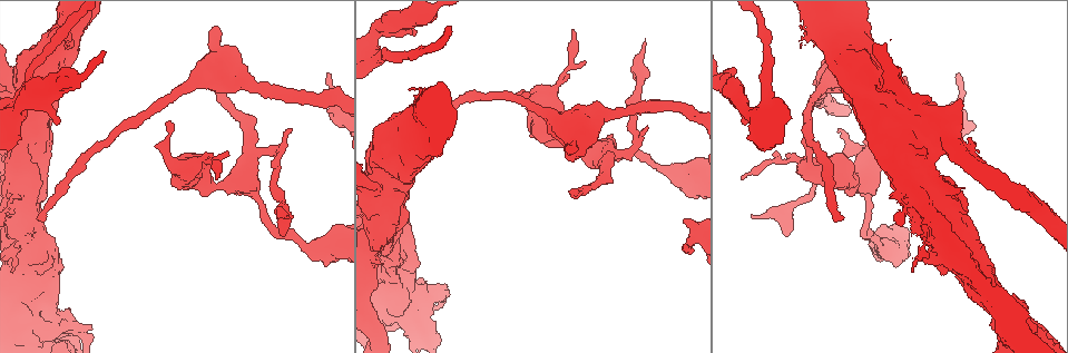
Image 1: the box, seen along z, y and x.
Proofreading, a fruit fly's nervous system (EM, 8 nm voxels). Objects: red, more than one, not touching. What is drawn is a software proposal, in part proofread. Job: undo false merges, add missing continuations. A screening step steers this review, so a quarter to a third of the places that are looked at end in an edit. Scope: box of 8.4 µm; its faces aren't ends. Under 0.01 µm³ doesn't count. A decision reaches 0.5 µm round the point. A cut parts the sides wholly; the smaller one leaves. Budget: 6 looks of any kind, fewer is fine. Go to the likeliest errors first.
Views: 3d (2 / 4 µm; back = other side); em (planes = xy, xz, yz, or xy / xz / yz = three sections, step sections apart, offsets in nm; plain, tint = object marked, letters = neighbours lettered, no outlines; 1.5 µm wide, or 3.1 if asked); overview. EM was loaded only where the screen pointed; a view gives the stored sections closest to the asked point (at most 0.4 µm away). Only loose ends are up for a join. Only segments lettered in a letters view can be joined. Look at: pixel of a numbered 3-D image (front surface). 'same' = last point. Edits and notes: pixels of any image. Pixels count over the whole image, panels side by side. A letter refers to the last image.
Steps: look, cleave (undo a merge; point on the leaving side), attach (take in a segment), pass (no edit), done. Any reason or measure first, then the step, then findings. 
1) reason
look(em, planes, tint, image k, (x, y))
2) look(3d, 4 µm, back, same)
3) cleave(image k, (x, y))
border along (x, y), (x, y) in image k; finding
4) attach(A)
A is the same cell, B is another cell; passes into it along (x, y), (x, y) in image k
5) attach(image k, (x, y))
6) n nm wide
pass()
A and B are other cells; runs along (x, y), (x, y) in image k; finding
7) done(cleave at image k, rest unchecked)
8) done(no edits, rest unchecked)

end of a long branch
look(3d, 2 µm, image 1, (843, 219))

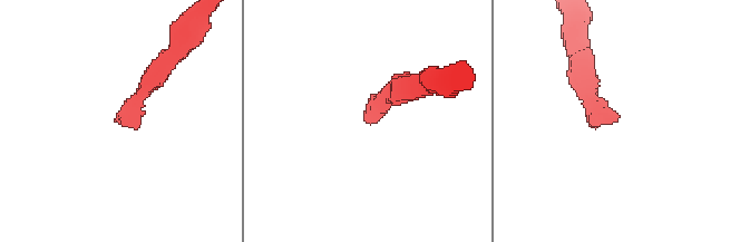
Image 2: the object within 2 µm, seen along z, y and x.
need the tissue
look(em, planes, letters, image 2, (614, 120))

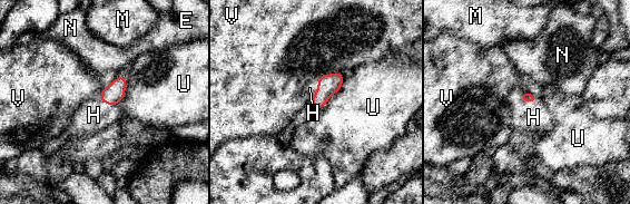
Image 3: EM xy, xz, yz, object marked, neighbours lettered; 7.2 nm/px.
attach(H)
H is the same cell, E, M, N, U and V are other cells; it goes on there

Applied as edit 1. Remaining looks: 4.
tapers out
look(em, planes, letters, image 1, (903, 76))

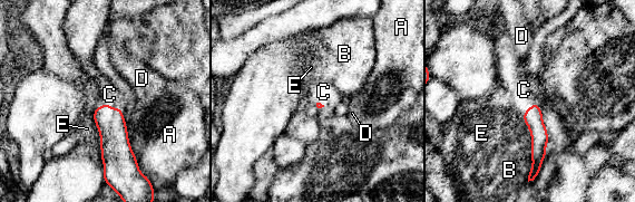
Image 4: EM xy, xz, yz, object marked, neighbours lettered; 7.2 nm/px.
attach(C)
C is the same cell, A, B, D and E are other cells; passes into it along (111, 126), (110, 106), (109, 94) in image 4; the cell continues

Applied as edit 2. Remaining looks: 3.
done(attach at image 3, attach at image 4, rest unchecked)

